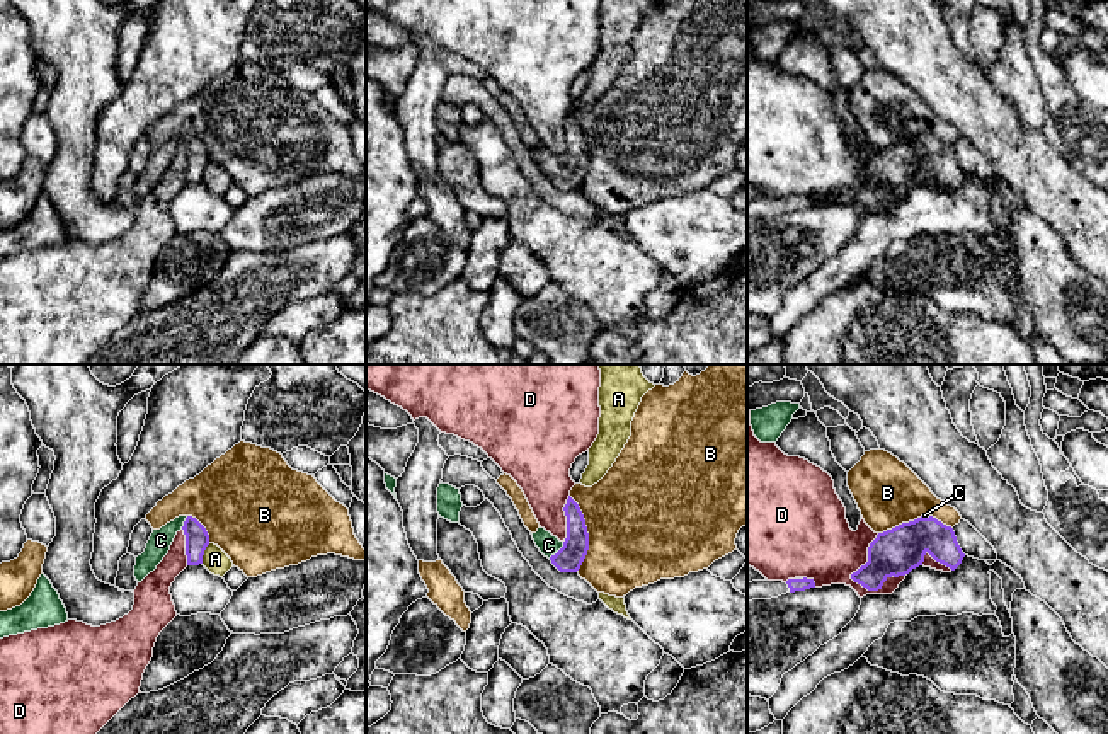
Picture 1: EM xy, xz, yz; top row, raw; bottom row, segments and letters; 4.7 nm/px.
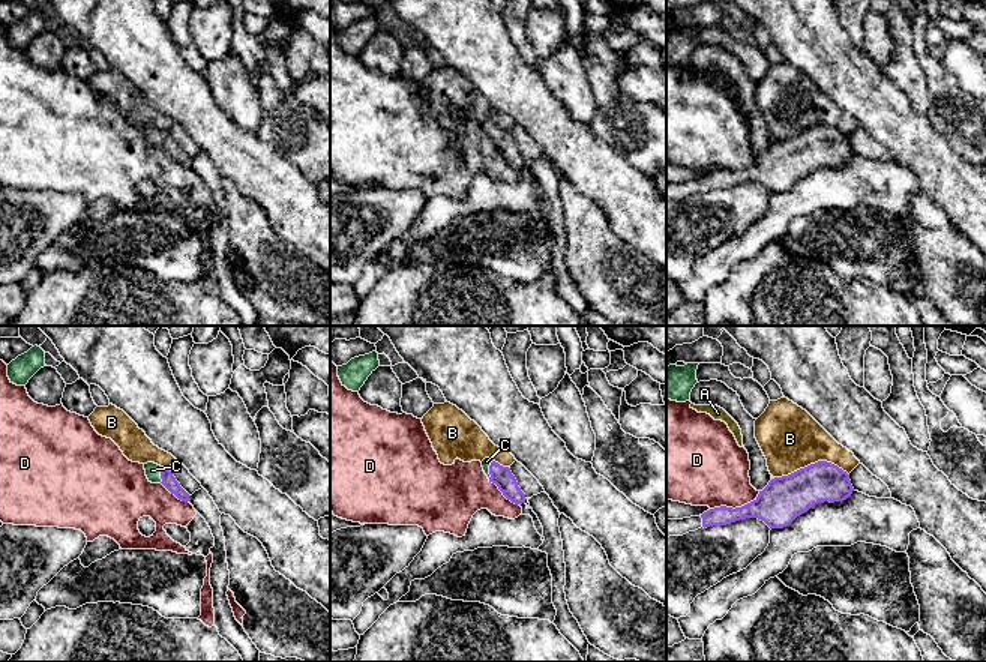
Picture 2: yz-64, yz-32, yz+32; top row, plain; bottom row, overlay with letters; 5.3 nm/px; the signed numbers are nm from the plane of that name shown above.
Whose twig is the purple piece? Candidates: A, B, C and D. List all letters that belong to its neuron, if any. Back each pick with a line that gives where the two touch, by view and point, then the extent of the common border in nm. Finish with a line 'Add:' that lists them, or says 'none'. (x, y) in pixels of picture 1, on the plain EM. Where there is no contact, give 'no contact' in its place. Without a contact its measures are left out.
C: xz (559, 169) | 110 nm
Add: C

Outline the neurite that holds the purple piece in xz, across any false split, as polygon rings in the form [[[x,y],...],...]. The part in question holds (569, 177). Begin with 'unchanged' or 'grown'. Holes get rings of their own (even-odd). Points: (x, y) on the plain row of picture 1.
grown; [[[570,114],[563,129],[567,135],[567,157],[563,160],[541,145],[531,153],[540,170],[548,175],[560,191],[577,191],[589,169],[589,152],[584,133]]]

